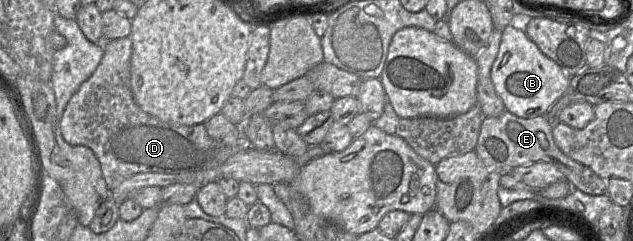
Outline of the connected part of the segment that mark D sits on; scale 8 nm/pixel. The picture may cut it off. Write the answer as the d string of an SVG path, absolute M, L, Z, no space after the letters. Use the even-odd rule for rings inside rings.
M130 36L116 40L104 40L102 37L102 47L103 58L91 77L82 83L69 100L60 119L60 131L68 144L86 146L94 152L110 191L117 188L124 180L140 173L182 174L214 169L243 148L249 148L246 142L244 145L227 146L215 141L207 133L205 124L193 126L170 124L143 111L136 103L131 89L132 40Z

